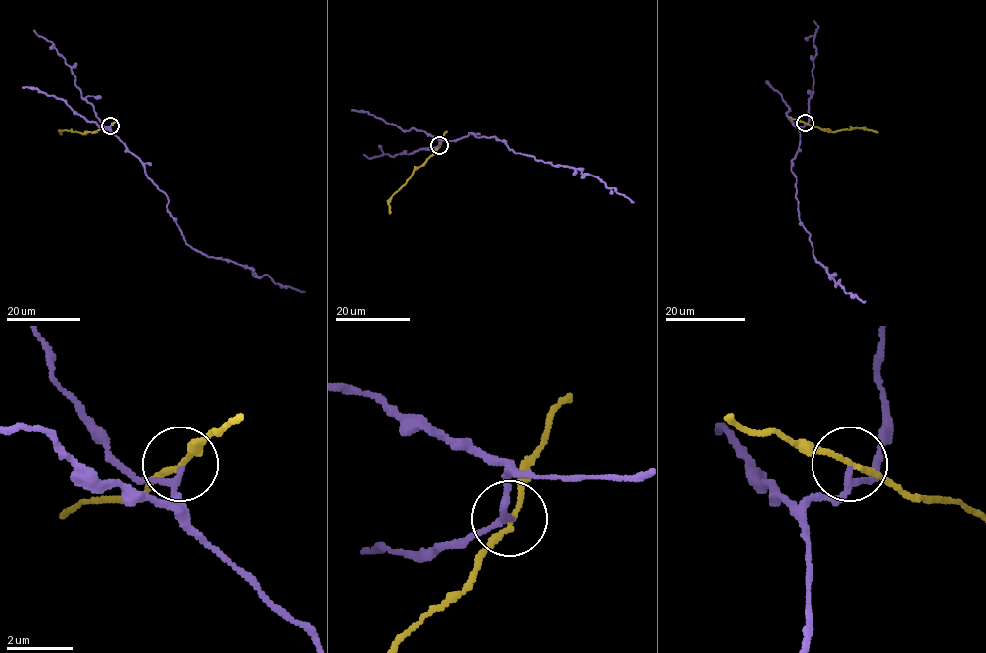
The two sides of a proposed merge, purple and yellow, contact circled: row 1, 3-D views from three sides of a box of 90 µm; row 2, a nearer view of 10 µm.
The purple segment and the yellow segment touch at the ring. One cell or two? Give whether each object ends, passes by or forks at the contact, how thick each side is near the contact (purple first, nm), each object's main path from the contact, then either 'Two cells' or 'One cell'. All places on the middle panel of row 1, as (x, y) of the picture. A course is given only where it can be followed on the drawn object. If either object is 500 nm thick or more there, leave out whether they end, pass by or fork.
At the ring purple passes by. At the ring yellow passes by. Thickness 170 nm (purple) against 160 nm. Course of purple: (439, 145), (440, 140), (460, 139), (469, 133), (477, 137), (494, 136), (514, 152), (596, 175), (634, 202). Course of yellow: (439, 145), (392, 196), (390, 213). Two cells

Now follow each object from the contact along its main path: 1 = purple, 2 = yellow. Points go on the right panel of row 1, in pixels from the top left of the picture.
1: (805, 123), (791, 161), (799, 221), (835, 286), (865, 301)
2: (805, 123), (831, 131), (860, 127), (877, 132)

